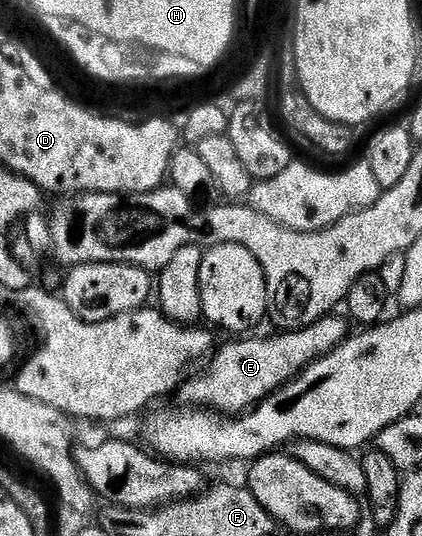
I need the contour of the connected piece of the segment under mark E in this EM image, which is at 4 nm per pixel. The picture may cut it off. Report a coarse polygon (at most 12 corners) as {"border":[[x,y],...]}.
{"border":[[338,313],[231,338],[181,402],[241,413],[352,331]]}

